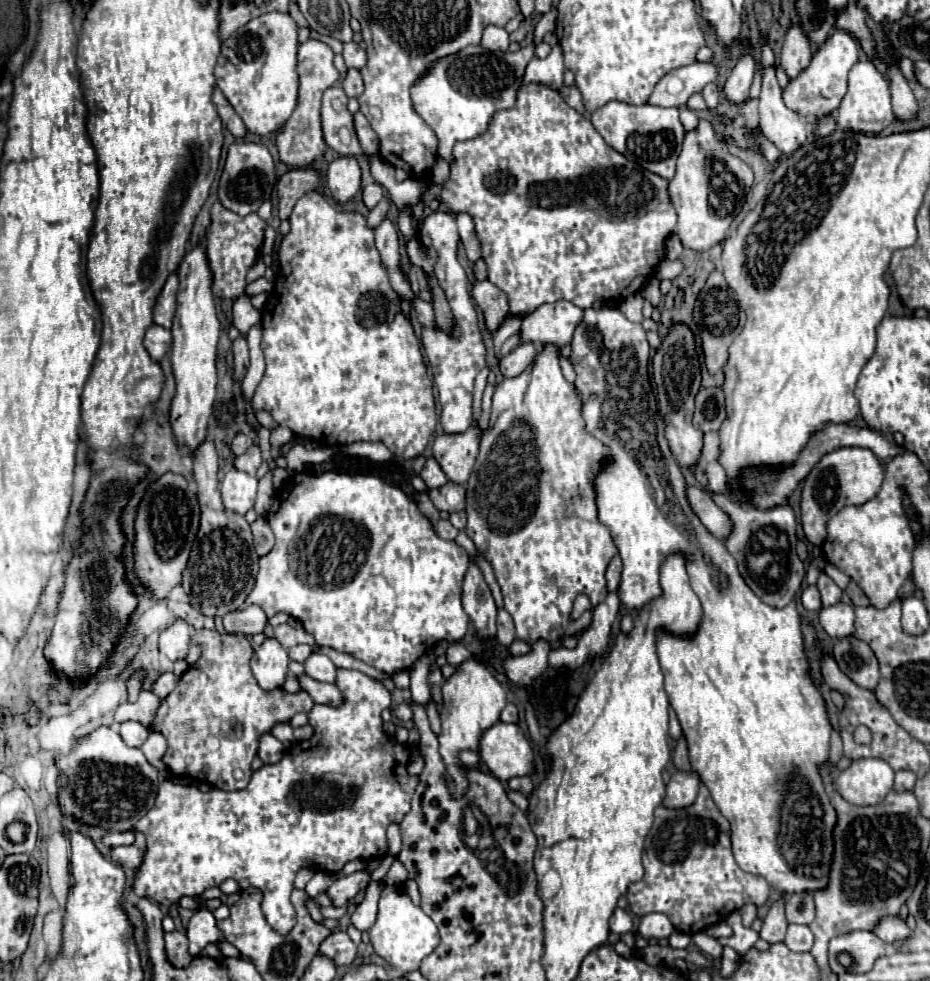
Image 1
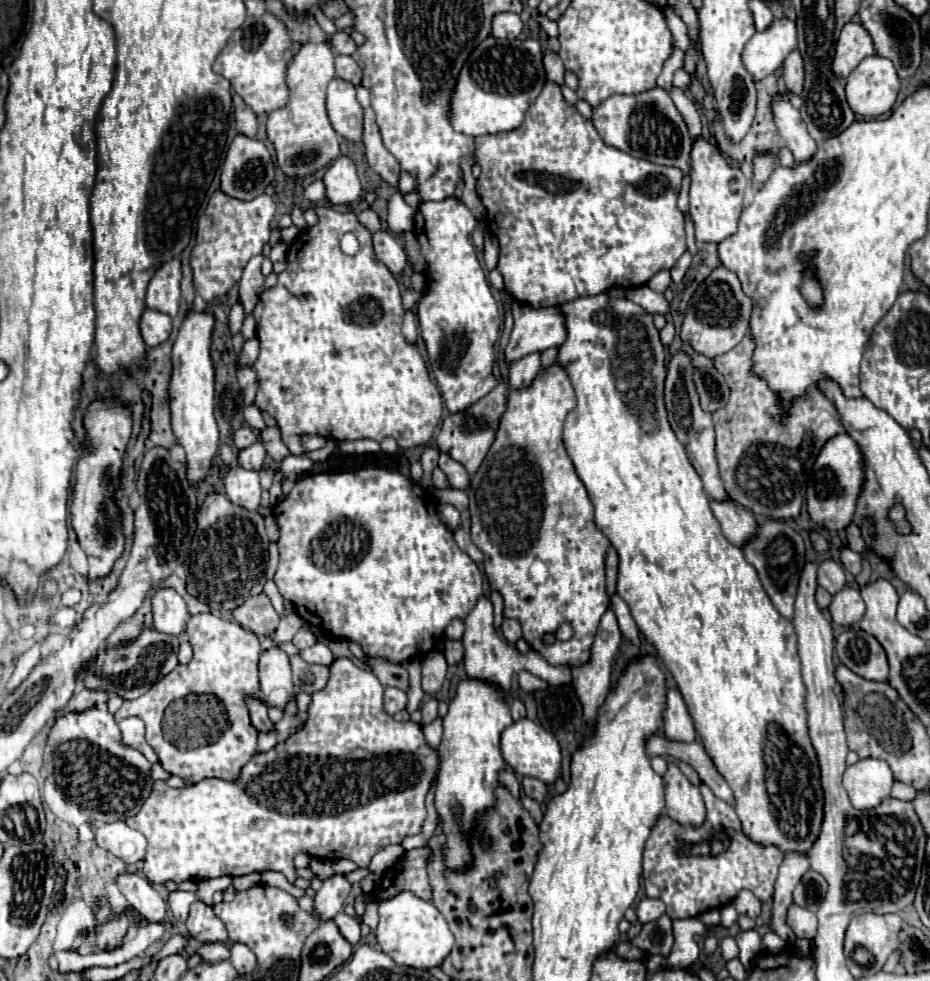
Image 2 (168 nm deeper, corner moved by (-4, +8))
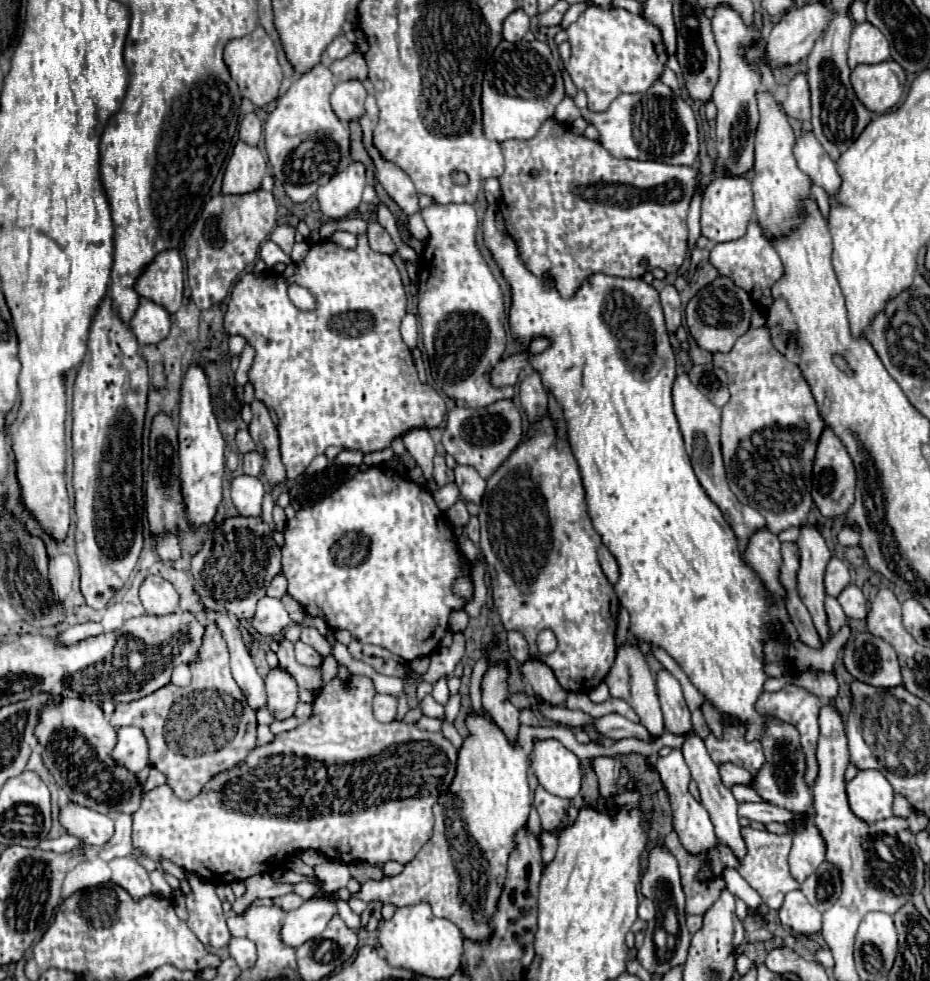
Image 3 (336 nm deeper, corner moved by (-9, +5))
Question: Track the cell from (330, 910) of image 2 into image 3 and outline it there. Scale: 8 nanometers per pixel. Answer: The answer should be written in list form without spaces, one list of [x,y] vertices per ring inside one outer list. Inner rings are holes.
[[[329,891],[317,899],[307,899],[299,909],[289,911],[281,925],[281,939],[289,947],[299,947],[309,939],[315,939],[337,915],[337,891]]]

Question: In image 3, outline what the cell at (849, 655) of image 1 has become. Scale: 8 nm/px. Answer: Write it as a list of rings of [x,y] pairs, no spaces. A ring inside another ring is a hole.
[[[857,633],[845,645],[843,663],[857,681],[885,689],[901,685],[895,649],[871,633]]]

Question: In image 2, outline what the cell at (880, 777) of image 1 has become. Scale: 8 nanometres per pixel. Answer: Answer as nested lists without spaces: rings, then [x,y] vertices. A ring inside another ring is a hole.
[[[864,758],[848,766],[844,772],[844,788],[850,802],[858,810],[872,810],[890,796],[894,784],[892,770],[884,760]]]

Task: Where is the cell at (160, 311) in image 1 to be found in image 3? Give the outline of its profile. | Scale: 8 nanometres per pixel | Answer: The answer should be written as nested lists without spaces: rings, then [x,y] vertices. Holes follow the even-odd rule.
[[[163,251],[159,253],[151,265],[147,265],[145,273],[137,281],[137,293],[161,307],[165,307],[169,313],[177,313],[183,299],[183,261],[179,257],[179,251]]]

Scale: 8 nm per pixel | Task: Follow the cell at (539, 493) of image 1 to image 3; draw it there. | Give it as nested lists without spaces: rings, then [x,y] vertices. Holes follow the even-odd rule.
[[[549,415],[529,425],[527,439],[521,441],[515,451],[503,461],[503,465],[487,479],[479,521],[479,547],[491,575],[493,601],[503,627],[507,631],[515,629],[525,635],[531,657],[549,665],[565,691],[589,693],[605,679],[615,661],[615,625],[619,599],[597,561],[601,537],[593,529],[591,517],[587,513],[585,489],[581,483],[577,461],[571,453],[569,443],[557,435],[555,421],[551,421]],[[543,629],[551,629],[557,637],[557,651],[549,655],[541,655],[535,643],[537,635]]]

